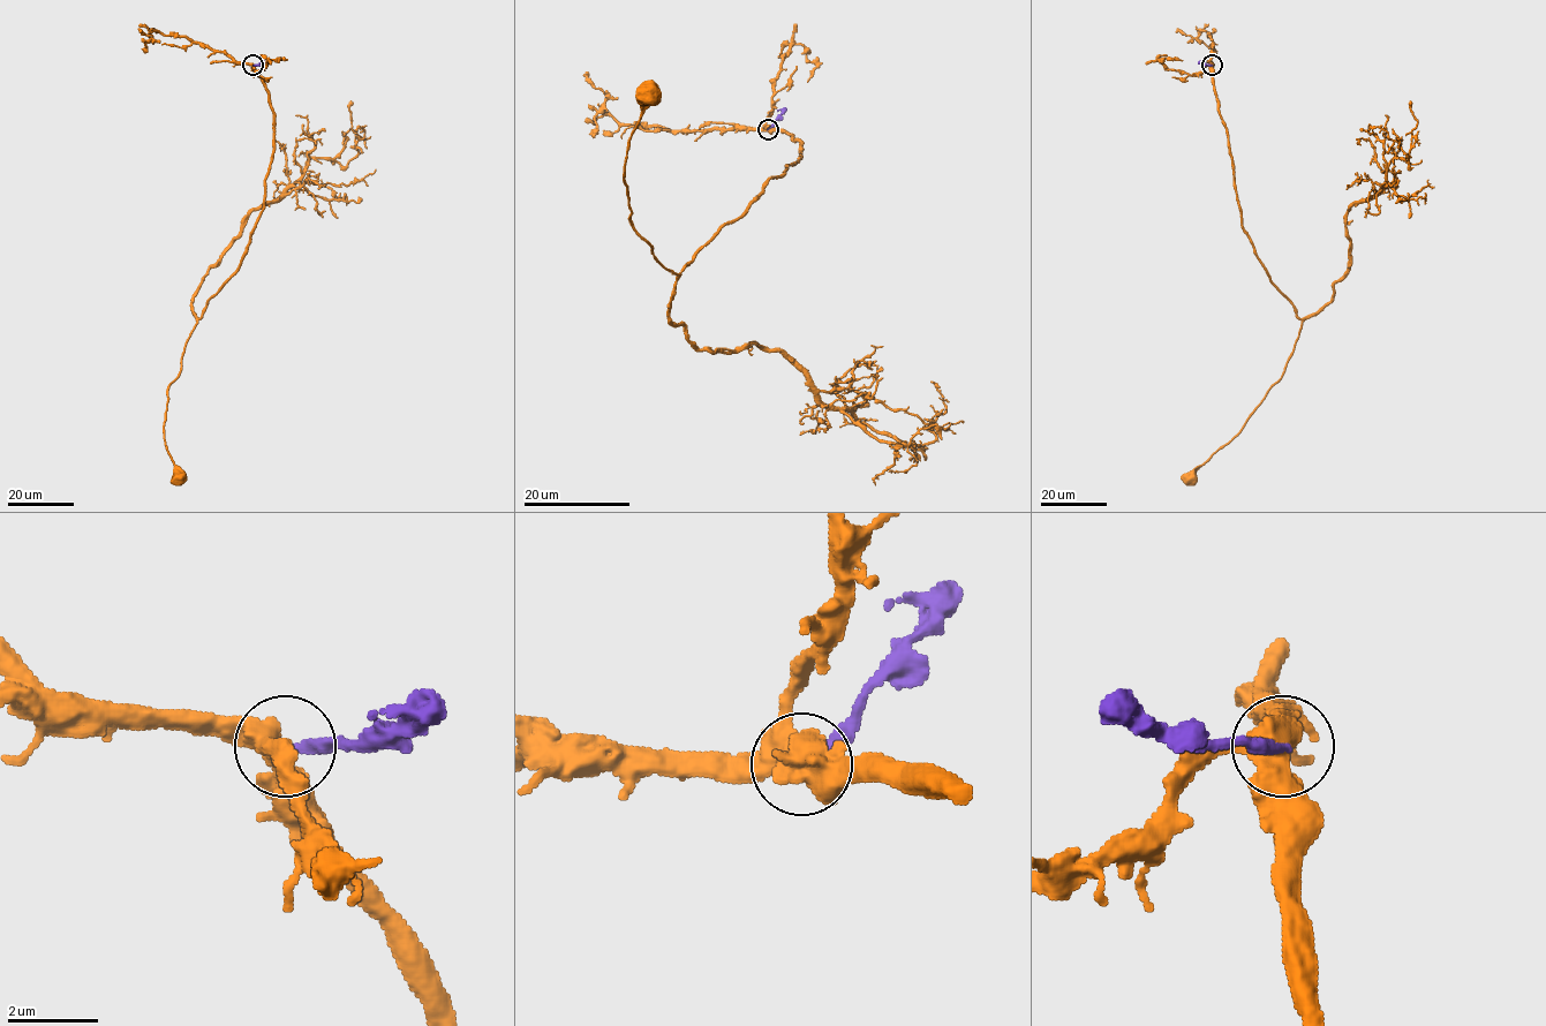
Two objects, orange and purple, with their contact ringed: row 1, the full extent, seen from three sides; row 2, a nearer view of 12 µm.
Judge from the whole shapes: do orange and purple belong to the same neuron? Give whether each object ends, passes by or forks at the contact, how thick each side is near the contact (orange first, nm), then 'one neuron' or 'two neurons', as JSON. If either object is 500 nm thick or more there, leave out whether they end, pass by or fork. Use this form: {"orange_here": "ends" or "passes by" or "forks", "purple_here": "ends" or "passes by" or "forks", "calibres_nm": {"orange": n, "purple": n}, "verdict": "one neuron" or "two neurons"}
{"orange_here": "forks", "purple_here": "ends", "calibres_nm": {"orange": 440, "purple": 200}, "verdict": "two neurons"}

